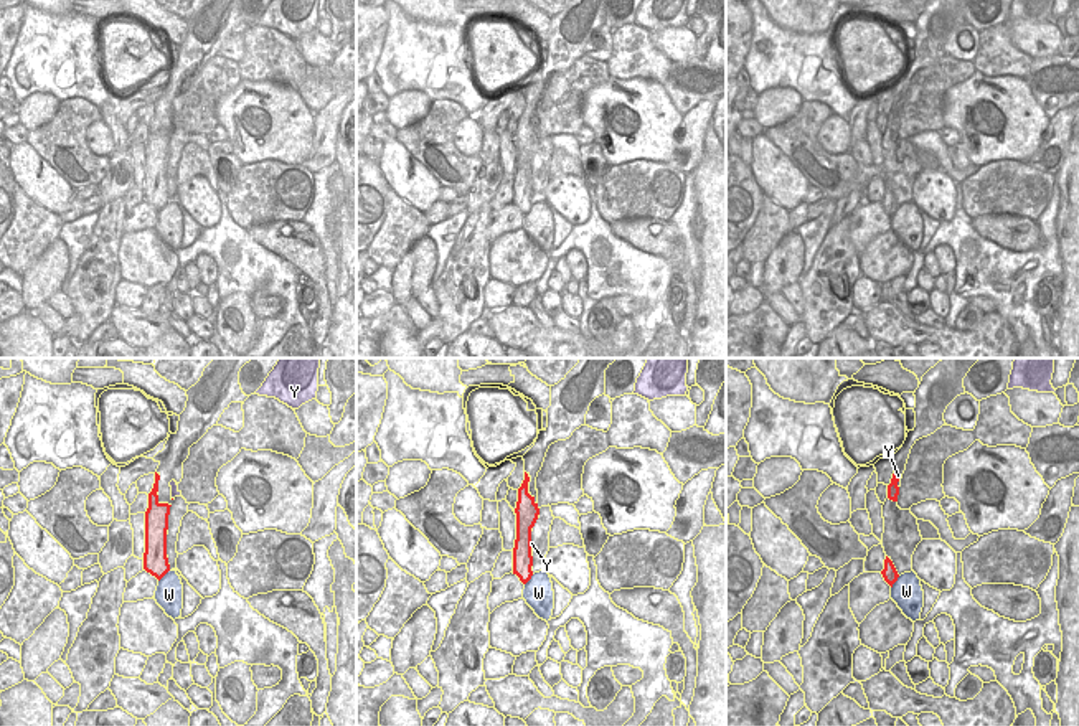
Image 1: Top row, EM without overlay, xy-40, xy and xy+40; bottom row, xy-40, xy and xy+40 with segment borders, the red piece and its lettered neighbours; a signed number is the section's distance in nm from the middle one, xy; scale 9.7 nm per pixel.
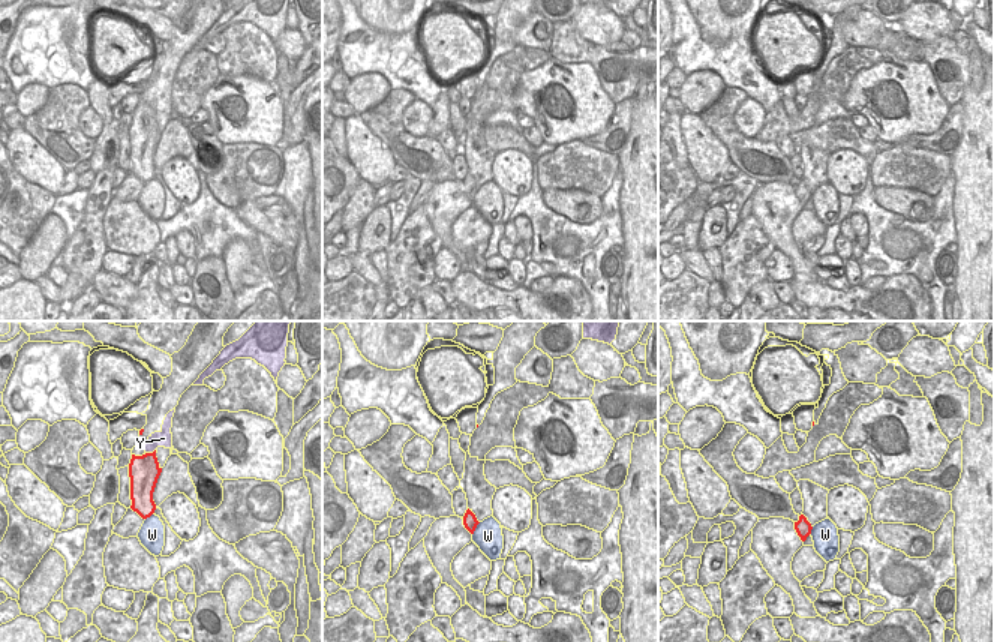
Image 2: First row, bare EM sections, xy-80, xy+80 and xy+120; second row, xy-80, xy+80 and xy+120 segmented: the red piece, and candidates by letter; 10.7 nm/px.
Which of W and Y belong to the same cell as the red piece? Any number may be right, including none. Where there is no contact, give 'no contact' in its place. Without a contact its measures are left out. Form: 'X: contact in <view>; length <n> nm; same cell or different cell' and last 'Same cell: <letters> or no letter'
W: contact in xy+40; length 150 nm; different cell
Y: contact in xy; length 140 nm; same cell
Same cell: Y

